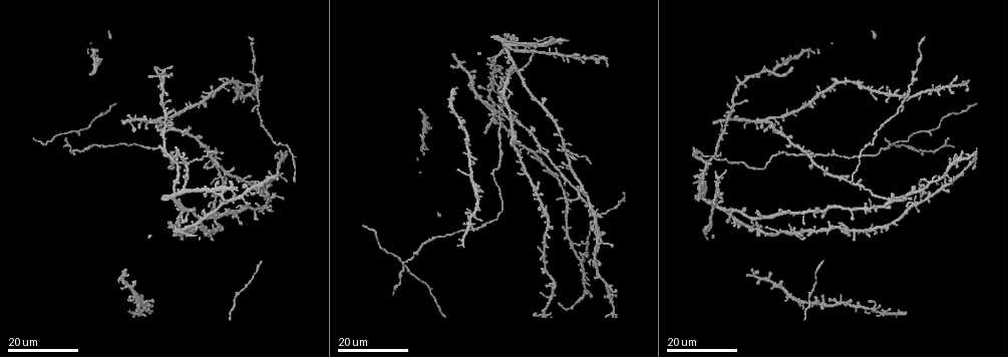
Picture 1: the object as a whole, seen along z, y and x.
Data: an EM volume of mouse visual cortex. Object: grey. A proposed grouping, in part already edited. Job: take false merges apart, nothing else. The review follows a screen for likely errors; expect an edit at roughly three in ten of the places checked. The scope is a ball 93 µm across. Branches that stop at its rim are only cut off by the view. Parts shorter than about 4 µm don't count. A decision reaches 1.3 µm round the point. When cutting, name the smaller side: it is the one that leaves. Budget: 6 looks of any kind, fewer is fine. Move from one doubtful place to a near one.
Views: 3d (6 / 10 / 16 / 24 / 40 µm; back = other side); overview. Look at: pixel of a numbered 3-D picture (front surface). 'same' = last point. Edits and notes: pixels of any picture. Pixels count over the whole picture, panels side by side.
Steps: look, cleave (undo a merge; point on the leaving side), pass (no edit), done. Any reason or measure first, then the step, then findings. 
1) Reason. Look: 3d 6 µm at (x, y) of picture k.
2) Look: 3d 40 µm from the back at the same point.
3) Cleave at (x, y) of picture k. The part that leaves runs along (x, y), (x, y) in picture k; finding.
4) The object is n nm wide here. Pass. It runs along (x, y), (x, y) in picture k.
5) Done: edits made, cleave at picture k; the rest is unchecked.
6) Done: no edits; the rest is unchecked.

Four-way junction. Look: 3d 24 µm at (508, 120) of picture 1.

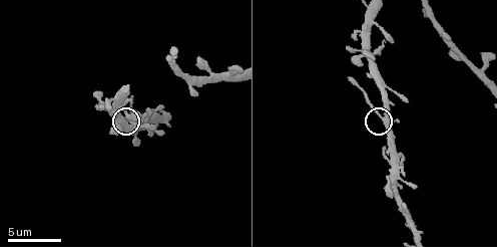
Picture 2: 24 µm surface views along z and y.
Look: 3d 6 µm at (133, 122) of picture 2.

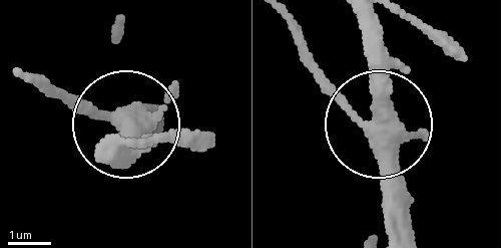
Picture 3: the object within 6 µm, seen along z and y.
The side arm is 5 µm long. Pass. All the same cell.

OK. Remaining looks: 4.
Small branch off a trunk. Look: 3d 16 µm at (837, 303) of picture 1.

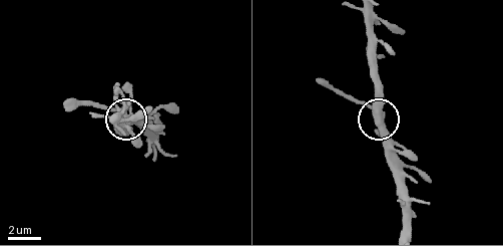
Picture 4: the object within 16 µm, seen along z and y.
Closer look. Look: 3d 6 µm at (126, 115) of picture 4.

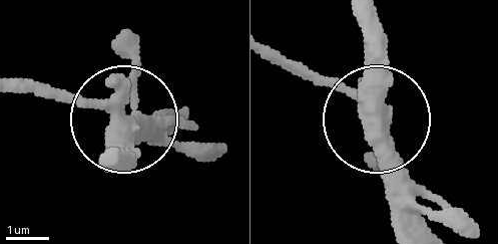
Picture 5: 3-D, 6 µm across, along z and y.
Pass. One cell here.

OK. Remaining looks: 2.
Arms part here. Look: 3d 16 µm at (242, 95) of picture 1.

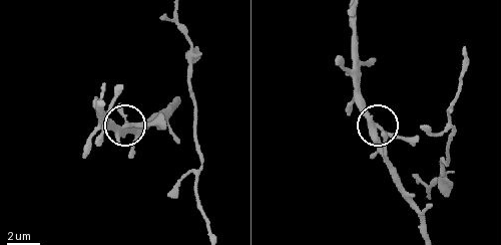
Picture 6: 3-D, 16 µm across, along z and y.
Look: 3d 10 µm at (134, 125) of picture 6.

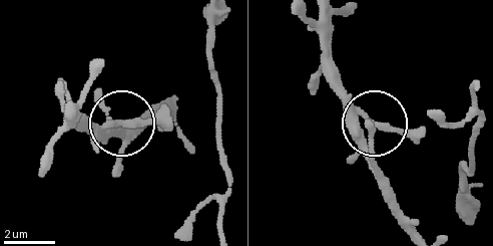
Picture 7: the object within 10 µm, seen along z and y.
Pass. Continuous, no second cell.

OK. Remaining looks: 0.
Done: no edits; the rest is unchecked.

